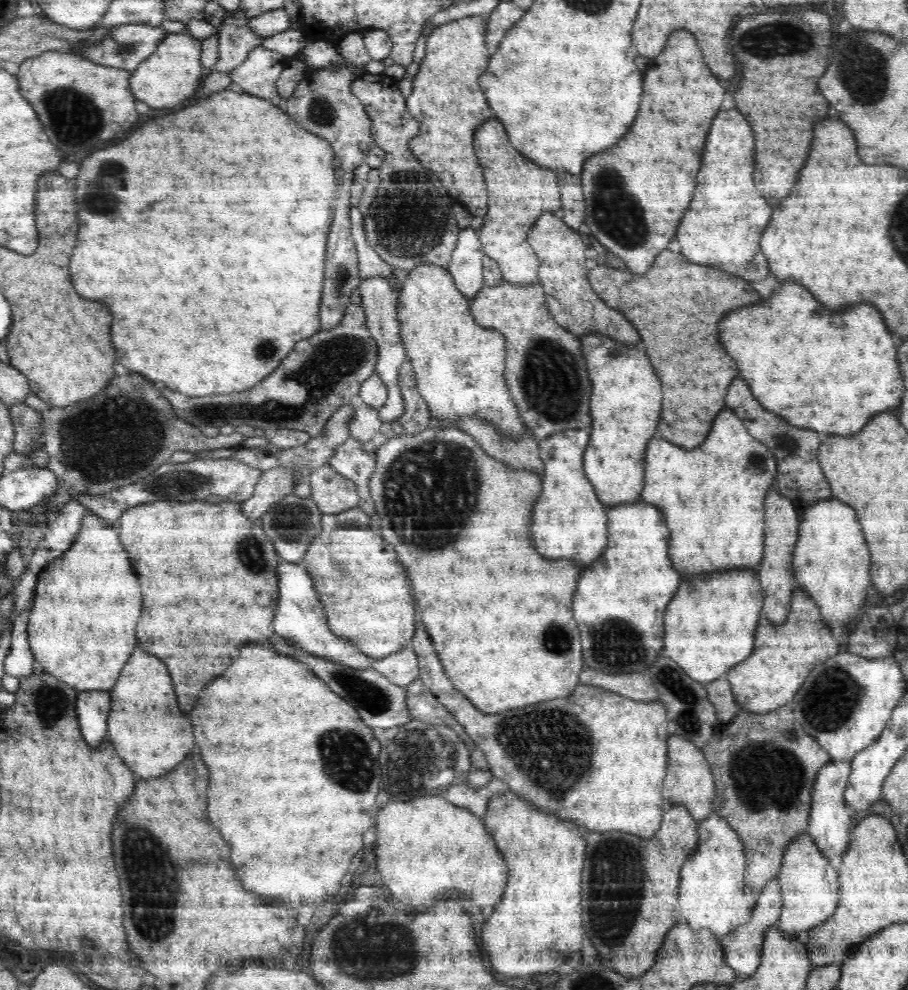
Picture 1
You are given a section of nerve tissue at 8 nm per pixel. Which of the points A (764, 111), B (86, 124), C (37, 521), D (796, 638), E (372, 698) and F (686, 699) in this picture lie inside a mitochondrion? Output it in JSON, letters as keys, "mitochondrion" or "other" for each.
{"A":"other","B":"mitochondrion","C":"mitochondrion","D":"other","E":"mitochondrion","F":"mitochondrion"}

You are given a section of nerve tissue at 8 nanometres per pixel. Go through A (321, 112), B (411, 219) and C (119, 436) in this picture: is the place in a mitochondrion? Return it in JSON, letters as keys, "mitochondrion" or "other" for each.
{"A":"mitochondrion","B":"mitochondrion","C":"mitochondrion"}

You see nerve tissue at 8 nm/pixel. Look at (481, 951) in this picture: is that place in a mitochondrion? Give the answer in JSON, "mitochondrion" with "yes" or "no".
{"mitochondrion":"no"}

